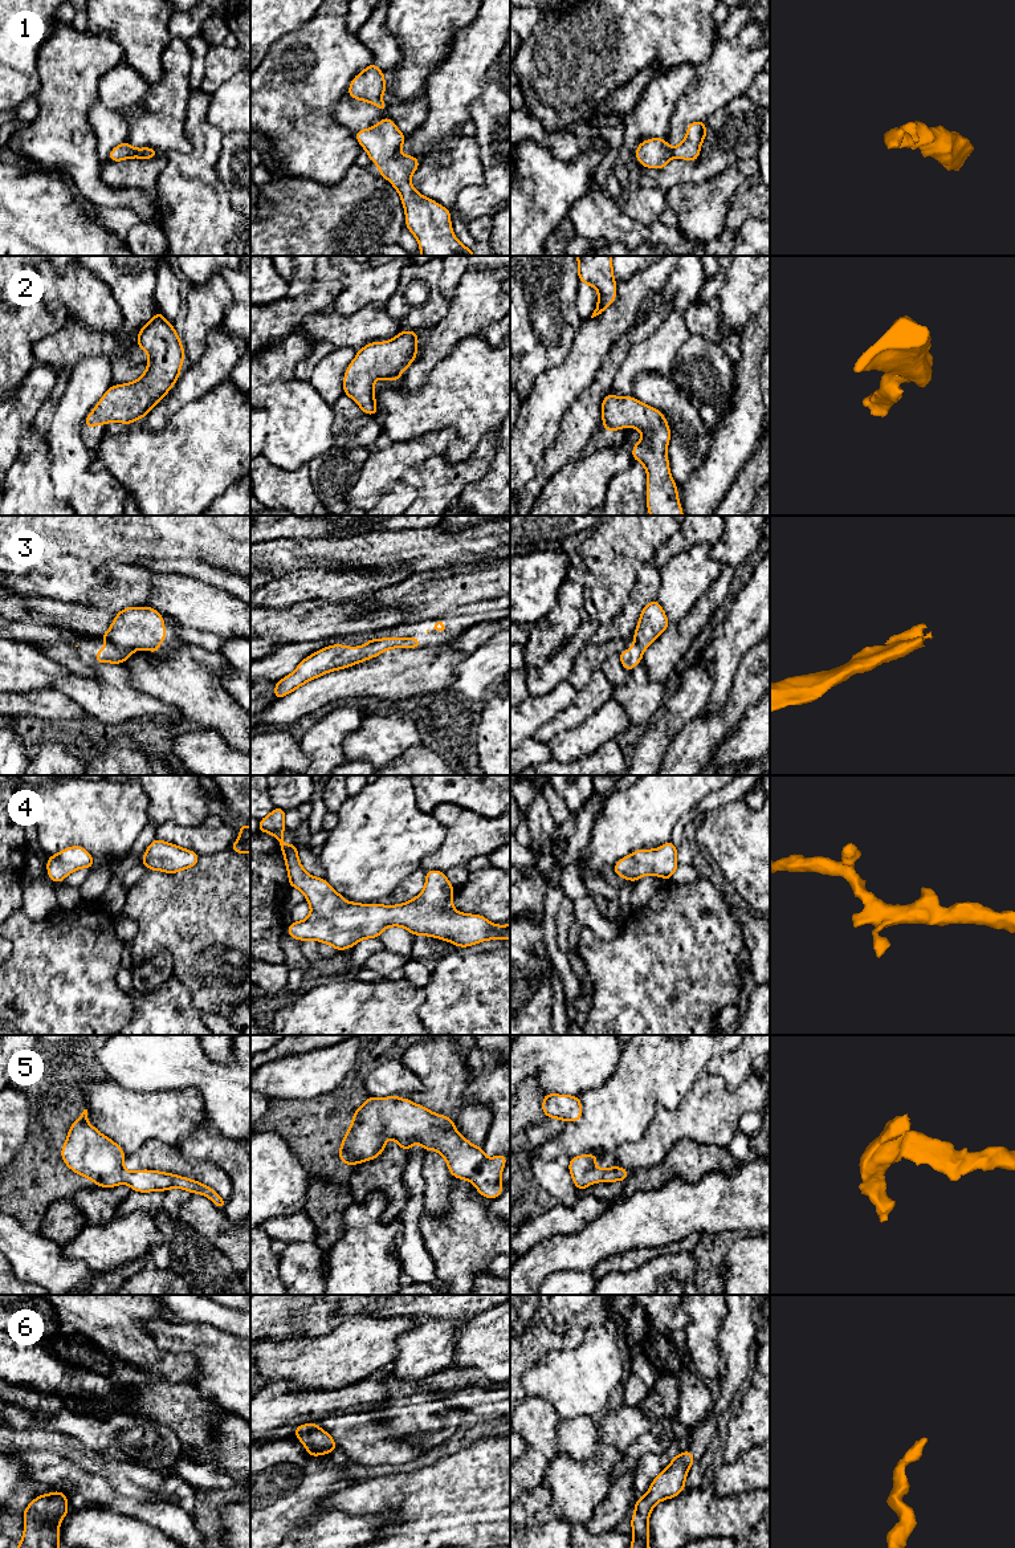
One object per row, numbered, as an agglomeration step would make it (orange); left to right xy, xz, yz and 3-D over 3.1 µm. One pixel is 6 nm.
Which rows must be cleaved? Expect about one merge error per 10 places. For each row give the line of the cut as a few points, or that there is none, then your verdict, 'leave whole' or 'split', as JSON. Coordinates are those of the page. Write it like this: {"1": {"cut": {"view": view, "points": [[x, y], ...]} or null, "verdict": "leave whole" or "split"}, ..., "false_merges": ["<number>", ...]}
{"1": {"cut": null, "verdict": "leave whole"}, "2": {"cut": null, "verdict": "leave whole"}, "3": {"cut": null, "verdict": "leave whole"}, "4": {"cut": null, "verdict": "leave whole"}, "5": {"cut": null, "verdict": "leave whole"}, "6": {"cut": null, "verdict": "leave whole"}, "false_merges": []}

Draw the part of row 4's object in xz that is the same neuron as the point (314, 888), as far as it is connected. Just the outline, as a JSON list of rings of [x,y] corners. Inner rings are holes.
[[[274,807],[274,810],[260,819],[257,832],[273,834],[284,852],[285,864],[289,875],[289,885],[303,892],[311,912],[303,921],[292,922],[288,933],[294,940],[317,940],[325,942],[342,952],[354,948],[355,944],[364,938],[378,938],[387,926],[403,926],[415,937],[424,934],[440,938],[466,948],[486,940],[510,940],[510,922],[505,925],[494,925],[481,914],[460,913],[453,908],[452,897],[454,887],[447,879],[445,872],[425,871],[425,885],[421,893],[412,900],[399,905],[358,904],[345,901],[343,896],[335,892],[331,885],[322,877],[309,875],[301,865],[297,852],[297,844],[285,844],[282,835],[285,831],[286,811]]]

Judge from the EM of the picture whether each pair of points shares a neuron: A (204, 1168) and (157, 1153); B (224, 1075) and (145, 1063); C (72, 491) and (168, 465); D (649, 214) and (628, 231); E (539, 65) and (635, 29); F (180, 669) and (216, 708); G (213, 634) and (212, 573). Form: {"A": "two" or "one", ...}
{"A": "one", "B": "one", "C": "two", "D": "two", "E": "one", "F": "one", "G": "two"}

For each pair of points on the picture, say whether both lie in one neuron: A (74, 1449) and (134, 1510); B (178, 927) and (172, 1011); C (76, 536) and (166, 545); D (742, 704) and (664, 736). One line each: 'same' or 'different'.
A: different
B: different
C: same
D: different

